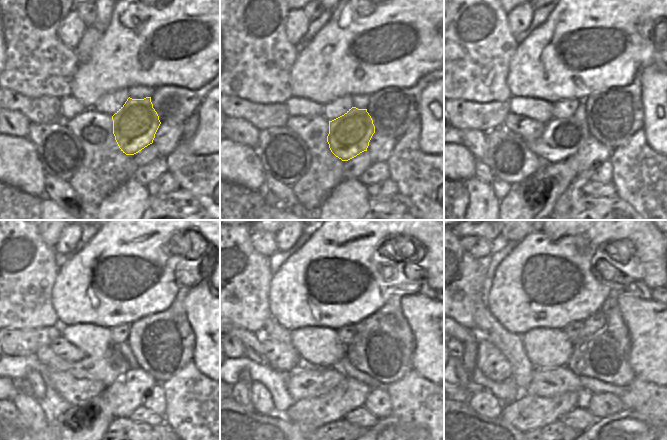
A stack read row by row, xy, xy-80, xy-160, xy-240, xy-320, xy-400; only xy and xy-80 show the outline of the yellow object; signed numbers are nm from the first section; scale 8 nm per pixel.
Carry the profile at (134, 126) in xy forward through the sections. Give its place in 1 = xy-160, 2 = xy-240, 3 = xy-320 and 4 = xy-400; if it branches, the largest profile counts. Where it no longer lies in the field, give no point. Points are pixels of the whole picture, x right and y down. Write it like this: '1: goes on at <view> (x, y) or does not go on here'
1: goes on at xy-160 (562, 138)
2: goes on at xy-240 (112, 364)
3: goes on at xy-320 (252, 343)
4: goes on at xy-400 (464, 335)

